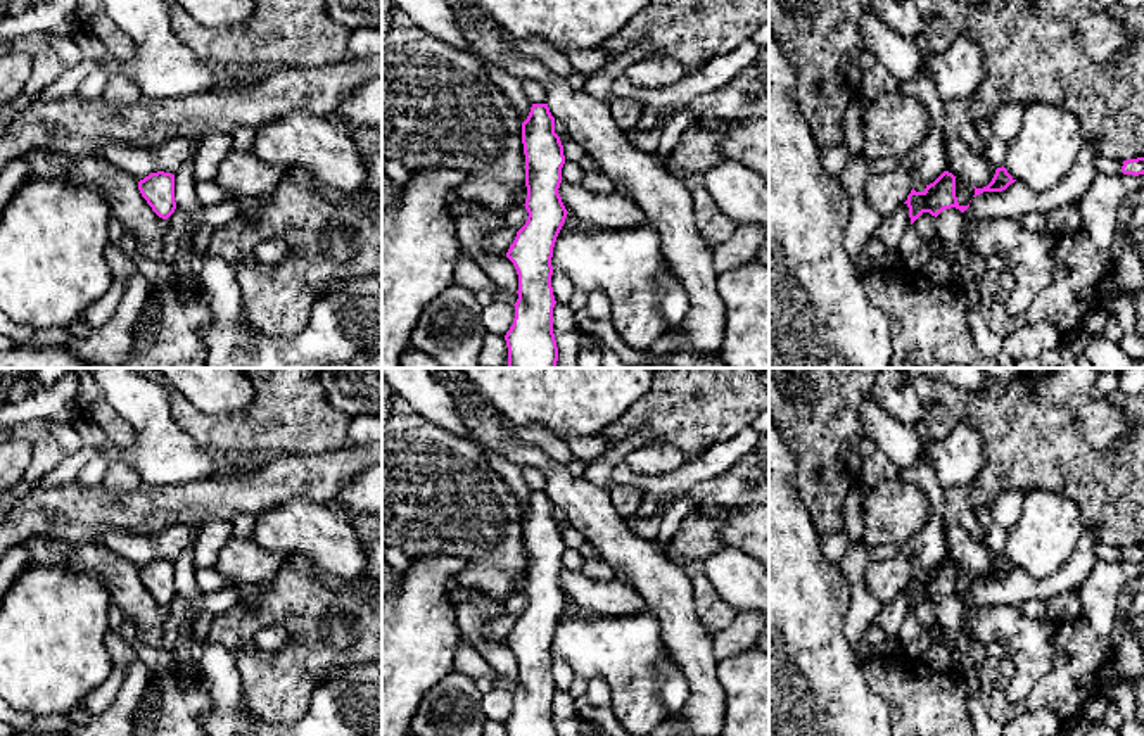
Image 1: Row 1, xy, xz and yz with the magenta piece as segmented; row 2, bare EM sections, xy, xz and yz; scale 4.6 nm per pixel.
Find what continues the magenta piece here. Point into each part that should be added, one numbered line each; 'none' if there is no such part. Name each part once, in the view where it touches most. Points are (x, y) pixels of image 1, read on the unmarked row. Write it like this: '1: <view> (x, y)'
none

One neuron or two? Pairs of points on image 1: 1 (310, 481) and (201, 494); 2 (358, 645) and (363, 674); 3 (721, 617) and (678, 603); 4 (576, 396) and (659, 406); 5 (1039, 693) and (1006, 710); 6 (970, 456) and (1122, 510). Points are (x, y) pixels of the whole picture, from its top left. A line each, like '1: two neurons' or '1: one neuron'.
1: one neuron
2: two neurons
3: two neurons
4: two neurons
5: one neuron
6: two neurons

